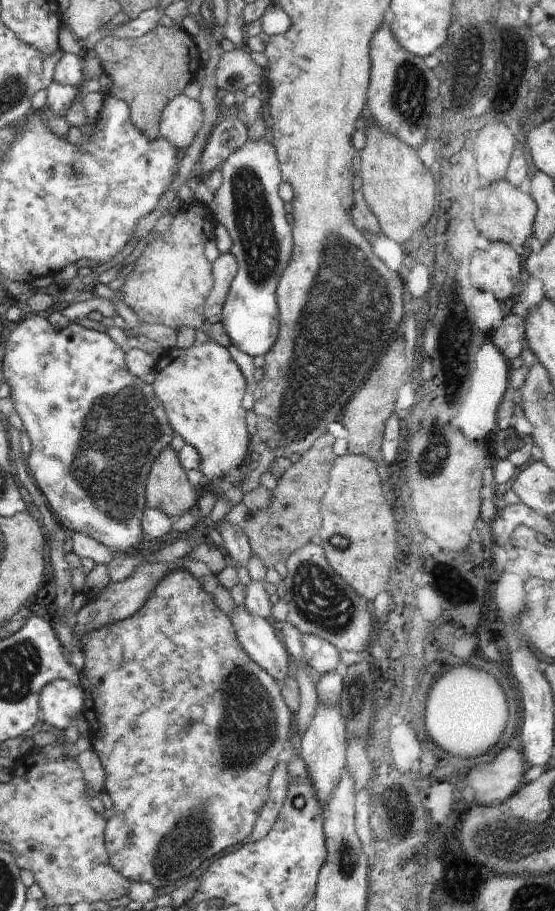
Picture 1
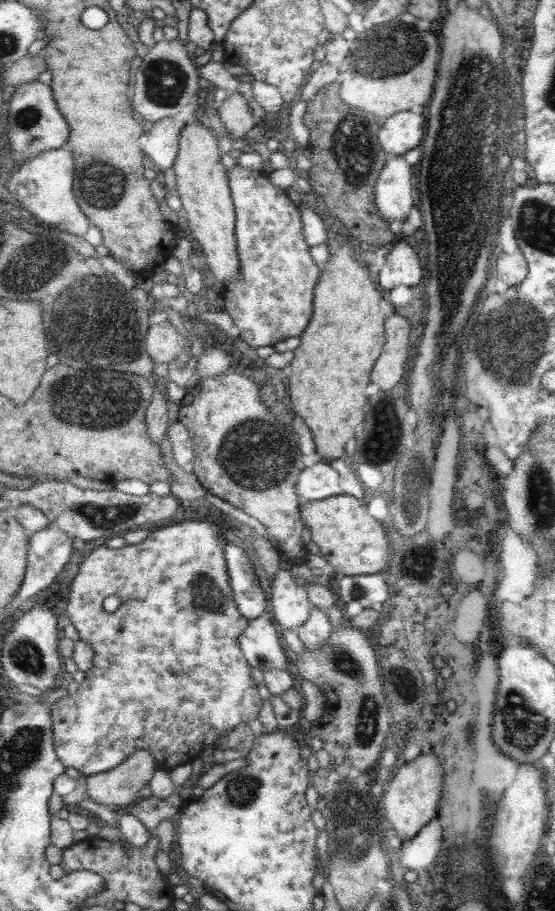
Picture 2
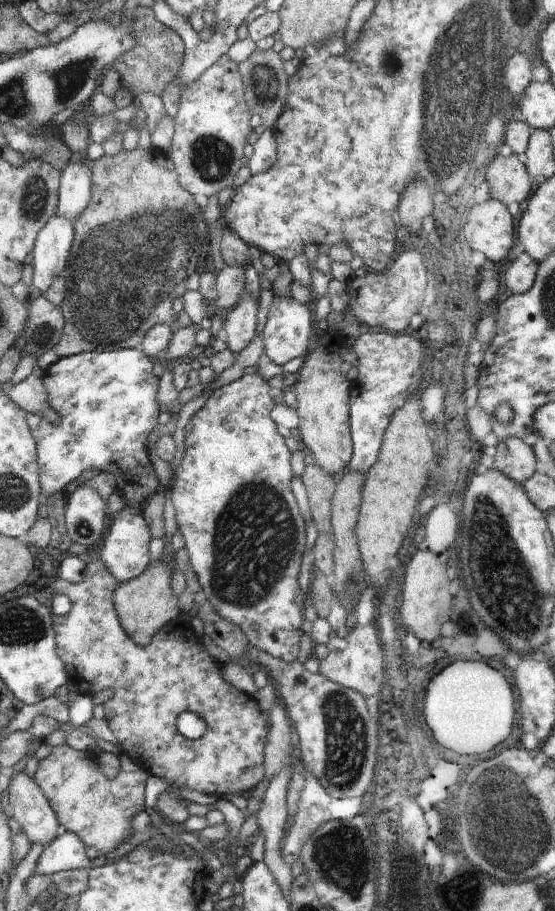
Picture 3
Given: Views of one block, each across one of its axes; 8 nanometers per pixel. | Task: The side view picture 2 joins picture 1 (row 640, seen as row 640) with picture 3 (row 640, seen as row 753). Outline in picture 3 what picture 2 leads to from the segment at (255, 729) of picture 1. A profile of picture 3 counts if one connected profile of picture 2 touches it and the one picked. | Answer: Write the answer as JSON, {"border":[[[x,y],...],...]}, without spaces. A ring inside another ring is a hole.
{"border":[[[96,559],[96,562],[88,563],[84,575],[84,578],[76,583],[68,582],[58,577],[52,582],[54,596],[64,594],[71,602],[70,611],[65,614],[65,616],[59,616],[52,613],[52,624],[56,634],[56,654],[58,654],[60,660],[64,662],[69,680],[76,688],[78,688],[80,693],[94,696],[95,694],[98,694],[98,692],[102,692],[102,690],[108,688],[114,689],[113,697],[107,702],[104,702],[103,705],[106,722],[112,729],[112,732],[114,732],[114,736],[118,739],[118,744],[120,744],[123,749],[122,752],[127,753],[127,755],[130,756],[134,762],[137,762],[149,775],[164,778],[164,780],[168,780],[172,786],[180,788],[180,790],[188,788],[188,790],[194,790],[194,792],[212,794],[212,796],[222,798],[222,796],[226,797],[228,794],[234,794],[234,792],[248,792],[250,788],[254,788],[254,786],[263,780],[264,777],[264,766],[262,766],[262,762],[264,762],[264,746],[266,746],[268,734],[267,726],[269,723],[260,711],[256,699],[254,699],[252,695],[246,694],[245,692],[234,688],[234,686],[230,686],[230,684],[222,678],[222,674],[220,674],[220,662],[208,654],[209,651],[204,648],[202,640],[197,637],[193,628],[190,625],[187,626],[178,619],[171,620],[168,624],[165,624],[160,628],[160,630],[152,637],[148,646],[136,644],[136,642],[124,632],[124,628],[120,626],[120,620],[118,620],[118,616],[116,616],[116,610],[114,610],[113,605],[116,582],[114,576],[112,576],[110,572],[106,572],[104,562],[100,559]],[[184,710],[196,712],[196,714],[206,722],[206,734],[204,734],[202,738],[198,738],[198,740],[188,740],[188,738],[184,738],[184,736],[176,730],[176,716],[178,716],[180,712],[184,712]]]}

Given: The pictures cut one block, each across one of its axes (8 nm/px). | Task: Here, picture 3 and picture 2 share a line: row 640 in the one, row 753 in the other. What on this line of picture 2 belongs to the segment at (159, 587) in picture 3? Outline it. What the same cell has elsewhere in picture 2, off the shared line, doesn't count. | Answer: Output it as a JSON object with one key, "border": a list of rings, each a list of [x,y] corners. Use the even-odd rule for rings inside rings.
{"border":[[[139,748],[111,770],[87,775],[87,796],[100,805],[123,810],[138,800],[138,791],[149,784],[157,768],[153,756]]]}

